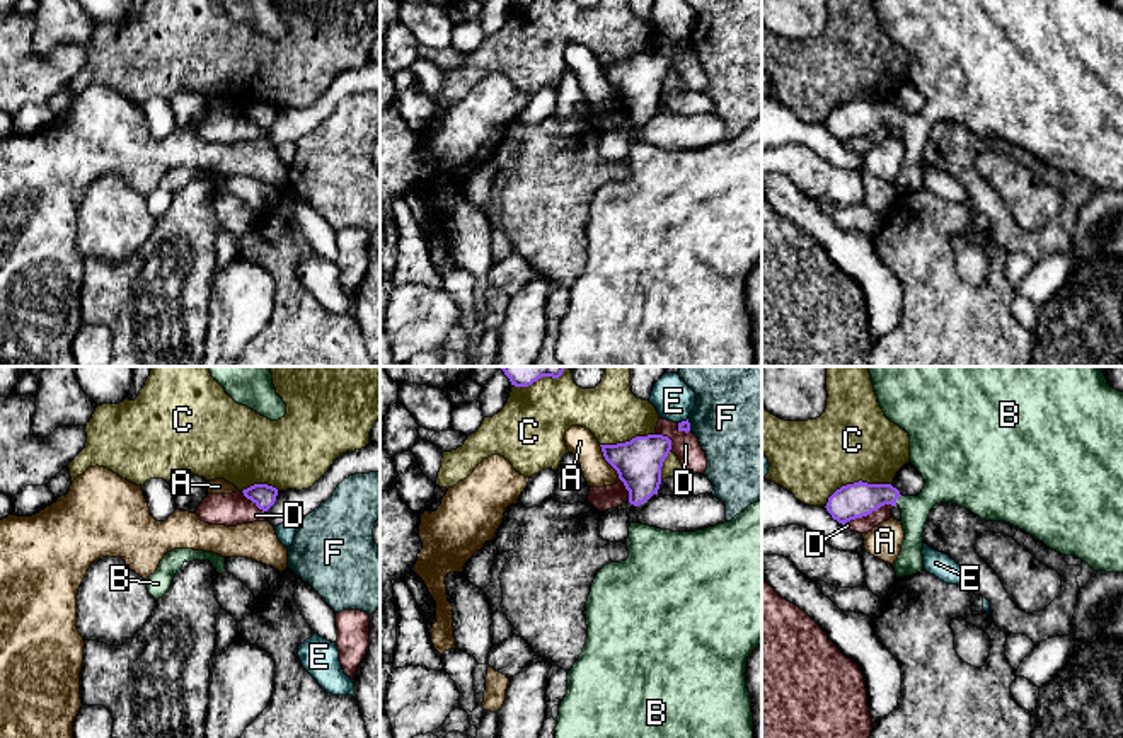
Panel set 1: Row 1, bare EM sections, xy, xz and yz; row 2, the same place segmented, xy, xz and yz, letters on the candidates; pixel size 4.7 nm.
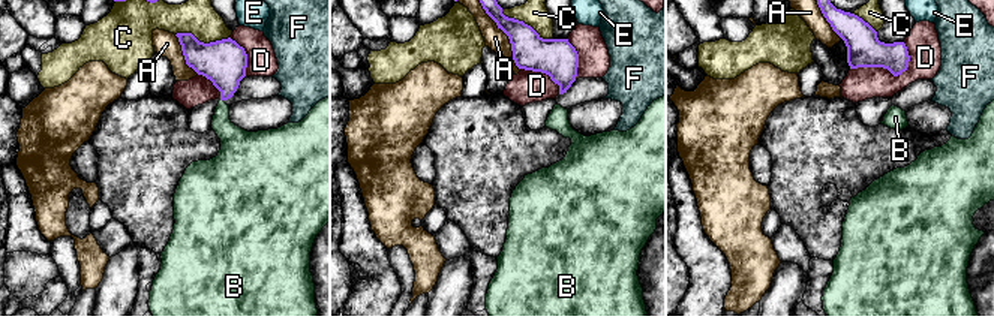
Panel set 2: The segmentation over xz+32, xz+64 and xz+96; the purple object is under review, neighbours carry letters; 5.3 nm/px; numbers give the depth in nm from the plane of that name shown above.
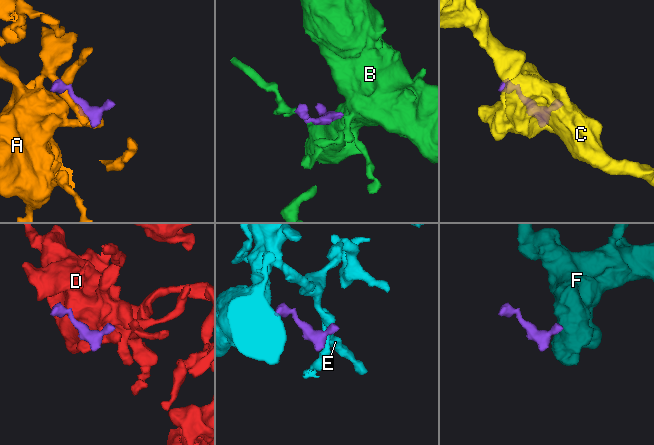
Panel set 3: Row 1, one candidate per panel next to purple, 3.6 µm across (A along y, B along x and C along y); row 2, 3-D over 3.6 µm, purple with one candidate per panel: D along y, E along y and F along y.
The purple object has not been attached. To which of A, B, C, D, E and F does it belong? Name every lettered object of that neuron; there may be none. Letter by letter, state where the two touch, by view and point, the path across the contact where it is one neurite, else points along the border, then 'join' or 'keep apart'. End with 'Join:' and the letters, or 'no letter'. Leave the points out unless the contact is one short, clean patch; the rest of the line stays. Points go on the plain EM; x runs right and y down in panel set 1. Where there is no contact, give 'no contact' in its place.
A: meets purple in xz at (607, 79); keep apart
B: meets purple in yz at (897, 116); runs through yz (858, 118), (897, 116), (924, 120), (946, 98); join
C: meets purple in yz at (854, 101); keep apart
D: meets purple in yz at (868, 132); keep apart
E: meets purple in xz at (682, 40); border along xz (687, 36), (679, 41); keep apart
F: meets purple in xz at (689, 43); border along xz (687, 38), (691, 48); keep apart
Join: B

